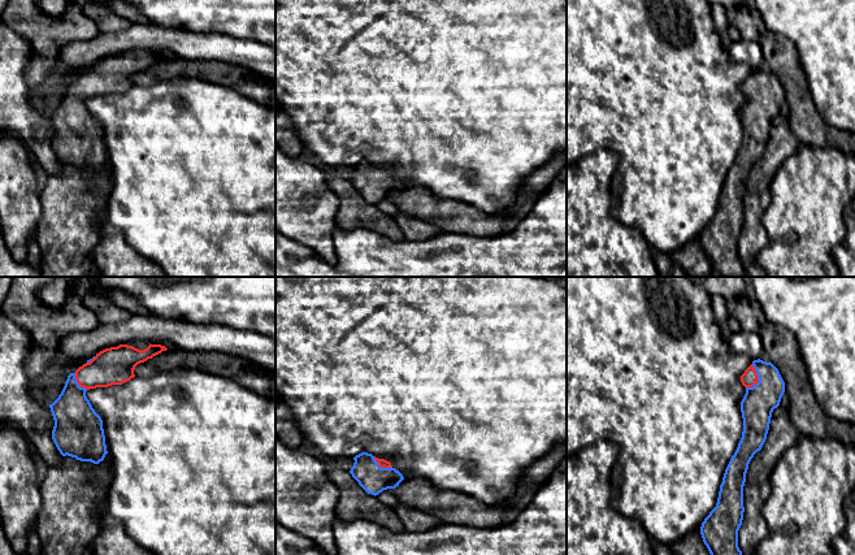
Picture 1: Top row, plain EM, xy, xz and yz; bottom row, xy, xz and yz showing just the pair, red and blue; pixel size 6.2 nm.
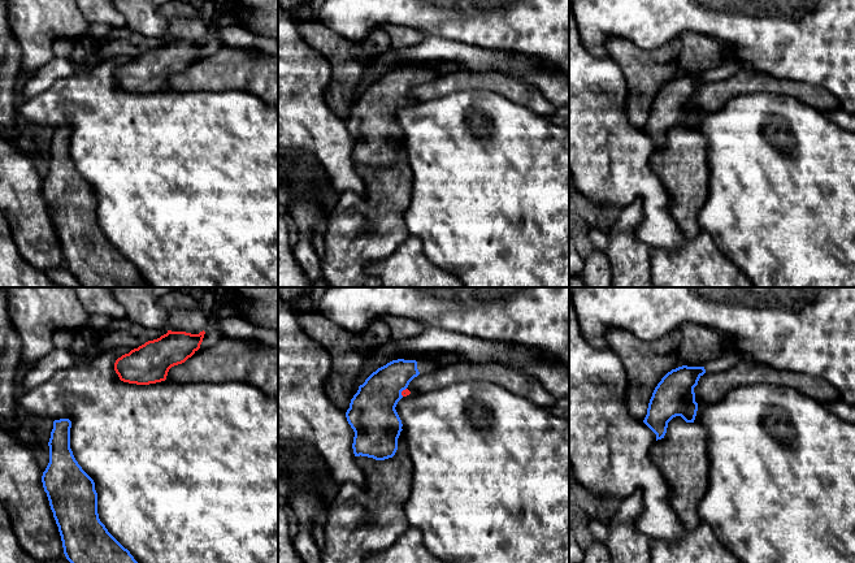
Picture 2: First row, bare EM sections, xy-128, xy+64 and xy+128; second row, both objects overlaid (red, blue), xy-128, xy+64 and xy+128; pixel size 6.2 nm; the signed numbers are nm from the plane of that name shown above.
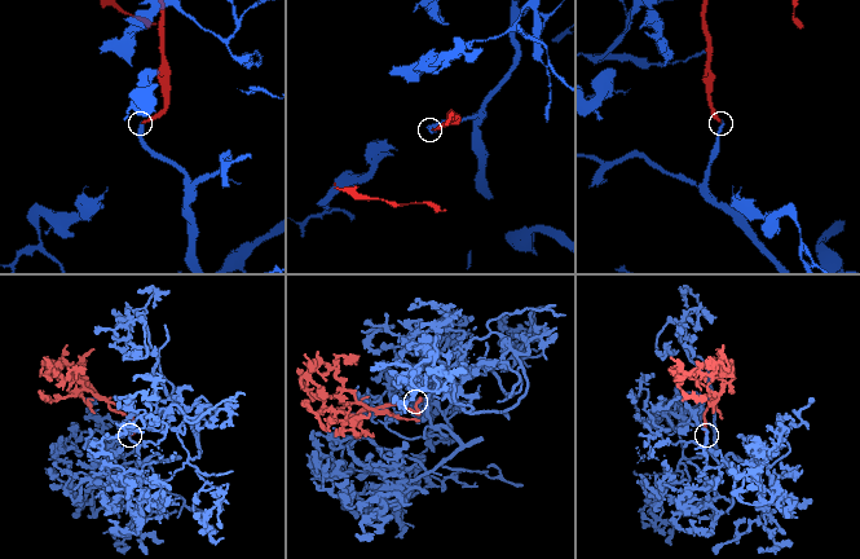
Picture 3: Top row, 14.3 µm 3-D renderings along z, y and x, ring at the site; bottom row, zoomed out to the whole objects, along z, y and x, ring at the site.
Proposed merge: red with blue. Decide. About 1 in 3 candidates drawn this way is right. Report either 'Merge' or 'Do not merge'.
Merge

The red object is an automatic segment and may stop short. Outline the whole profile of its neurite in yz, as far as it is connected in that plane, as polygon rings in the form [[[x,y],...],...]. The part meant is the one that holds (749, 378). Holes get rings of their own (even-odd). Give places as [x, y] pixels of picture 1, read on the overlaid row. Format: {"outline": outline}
{"outline": [[[760,359],[741,376],[746,394],[741,402],[743,432],[720,485],[716,507],[704,519],[700,534],[711,555],[742,555],[738,530],[743,520],[743,486],[748,464],[761,450],[771,417],[780,406],[785,382],[778,369]]]}

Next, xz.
{"outline": [[[361,452],[353,460],[350,473],[368,494],[374,497],[383,490],[395,489],[404,480],[390,461],[372,454]]]}

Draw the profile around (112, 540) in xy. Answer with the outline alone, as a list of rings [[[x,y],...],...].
[[[105,519],[91,546],[94,555],[156,555],[139,546],[114,519]]]

